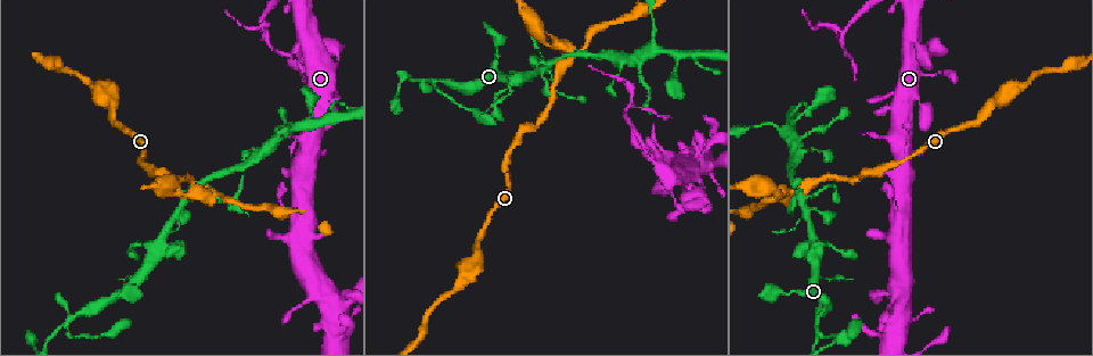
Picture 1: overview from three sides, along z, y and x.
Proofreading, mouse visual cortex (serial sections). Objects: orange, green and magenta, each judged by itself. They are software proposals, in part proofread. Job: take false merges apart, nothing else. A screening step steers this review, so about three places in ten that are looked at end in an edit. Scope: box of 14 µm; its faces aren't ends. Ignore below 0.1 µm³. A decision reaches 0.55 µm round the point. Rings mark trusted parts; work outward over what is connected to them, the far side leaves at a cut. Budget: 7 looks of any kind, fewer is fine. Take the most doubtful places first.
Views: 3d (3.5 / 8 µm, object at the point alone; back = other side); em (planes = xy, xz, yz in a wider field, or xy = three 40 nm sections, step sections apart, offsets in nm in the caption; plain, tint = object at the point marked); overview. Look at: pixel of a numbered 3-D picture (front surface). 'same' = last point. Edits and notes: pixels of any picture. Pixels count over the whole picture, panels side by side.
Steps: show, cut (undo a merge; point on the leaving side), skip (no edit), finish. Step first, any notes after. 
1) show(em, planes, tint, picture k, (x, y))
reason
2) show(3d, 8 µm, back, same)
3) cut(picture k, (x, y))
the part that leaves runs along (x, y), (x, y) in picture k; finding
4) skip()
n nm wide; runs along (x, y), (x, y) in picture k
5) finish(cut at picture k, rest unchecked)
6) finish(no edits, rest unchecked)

show(3d, 3.5 µm, picture 1, (65, 323))
abrupt turn

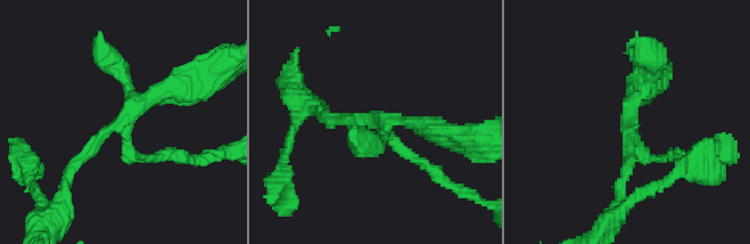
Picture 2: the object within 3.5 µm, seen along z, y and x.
show(em, xy, step 1, tint, picture 2, (632, 119))
need the tissue

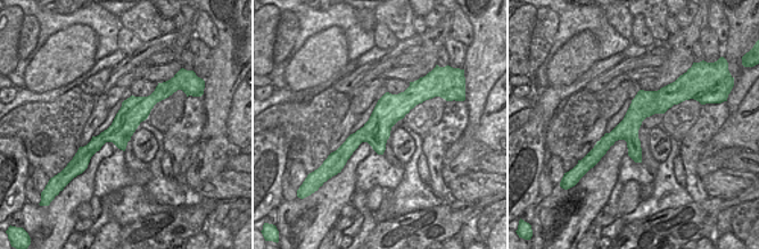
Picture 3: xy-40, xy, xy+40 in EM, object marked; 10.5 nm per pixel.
skip()
runs along (187, 88), (124, 116), (131, 155), (159, 159) in picture 2; one cell here

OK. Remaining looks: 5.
show(3d, 3.5 µm, picture 1, (786, 128))
sudden change in width

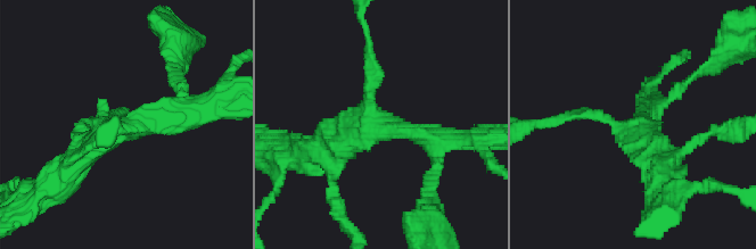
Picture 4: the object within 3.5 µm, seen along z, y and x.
show(em, xy, step 5, tint, picture 4, (642, 128))
3 arms; arms of 150, 300, 450 nm

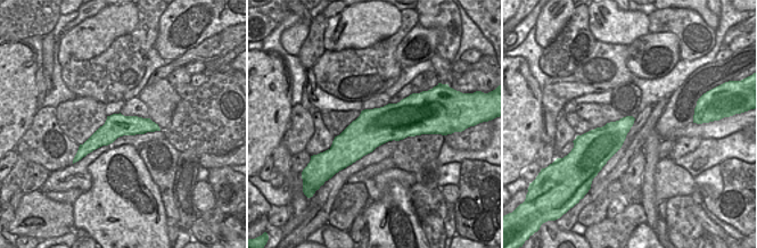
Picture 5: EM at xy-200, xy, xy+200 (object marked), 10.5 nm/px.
skip()
runs along (56, 182), (112, 130), (181, 113) in picture 4; all the same cell

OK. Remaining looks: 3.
show(3d, 3.5 µm, picture 1, (626, 108))
abrupt turn

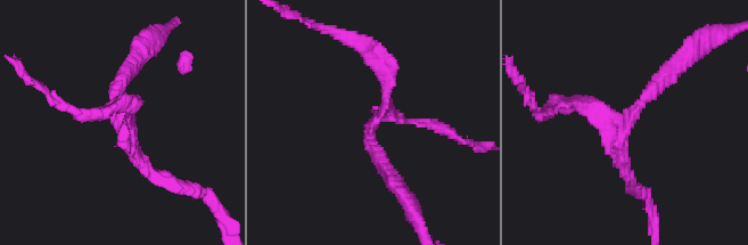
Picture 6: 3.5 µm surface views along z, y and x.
show(em, xy, step 5, tint, picture 6, (634, 110))

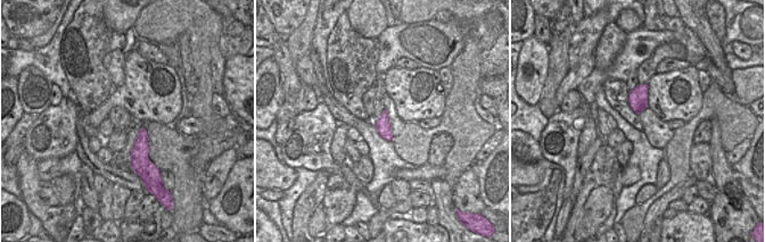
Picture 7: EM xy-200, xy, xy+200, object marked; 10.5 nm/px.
cut(picture 6, (591, 116))
the part that leaves runs along (632, 114), (544, 111) in picture 6; a second cell is stuck on

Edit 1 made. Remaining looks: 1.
finish(cut at picture 6, rest unchecked)

